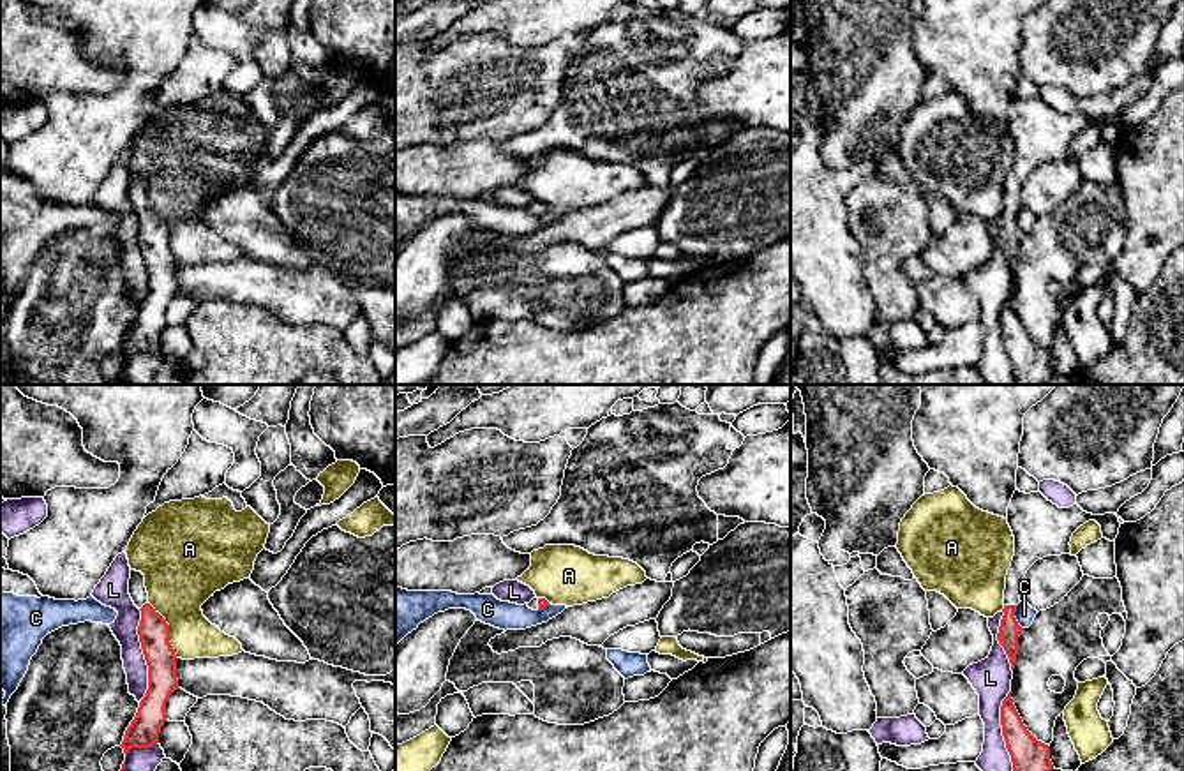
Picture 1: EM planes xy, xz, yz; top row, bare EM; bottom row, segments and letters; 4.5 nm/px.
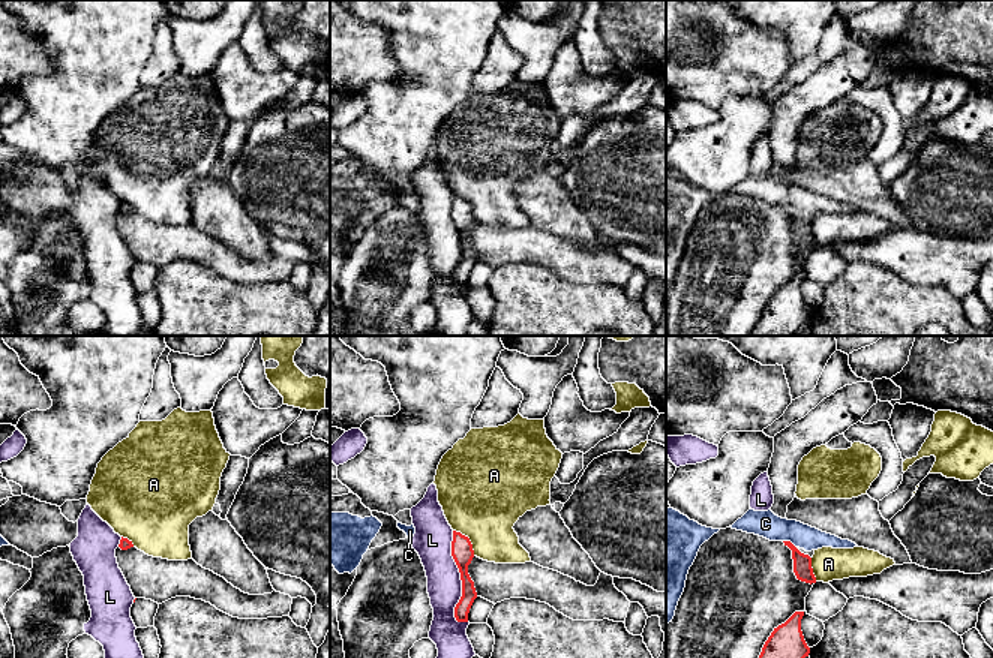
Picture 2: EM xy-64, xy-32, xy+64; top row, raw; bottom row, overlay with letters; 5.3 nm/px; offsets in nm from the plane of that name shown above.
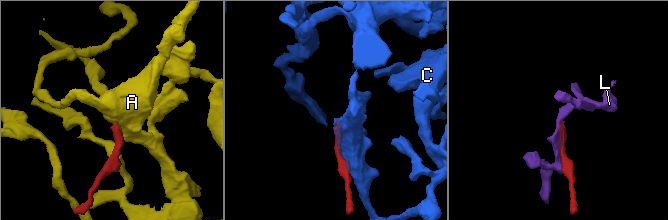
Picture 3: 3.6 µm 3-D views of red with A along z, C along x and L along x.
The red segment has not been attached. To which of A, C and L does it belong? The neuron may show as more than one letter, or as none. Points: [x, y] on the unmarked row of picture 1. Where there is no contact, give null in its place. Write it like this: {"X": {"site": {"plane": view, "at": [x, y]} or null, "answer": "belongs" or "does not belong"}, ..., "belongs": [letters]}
{"A": {"site": {"plane": "xy", "at": [168, 235]}, "answer": "does not belong"}, "C": {"site": {"plane": "yz", "at": [1015, 223]}, "answer": "does not belong"}, "L": {"site": {"plane": "xy", "at": [145, 261]}, "answer": "does not belong"}, "belongs": []}

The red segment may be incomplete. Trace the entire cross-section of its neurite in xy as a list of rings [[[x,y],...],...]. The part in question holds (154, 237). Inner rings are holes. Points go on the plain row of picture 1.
[[[131,175],[129,199],[141,215],[138,240],[148,270],[148,295],[120,349],[125,362],[131,353],[150,353],[159,348],[161,332],[166,326],[166,307],[178,293],[176,259],[169,247],[169,229],[148,208],[141,176]]]

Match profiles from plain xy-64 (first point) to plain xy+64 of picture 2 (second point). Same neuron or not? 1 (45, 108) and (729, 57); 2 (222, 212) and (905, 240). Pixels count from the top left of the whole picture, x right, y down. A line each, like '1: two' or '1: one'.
1: two
2: two

